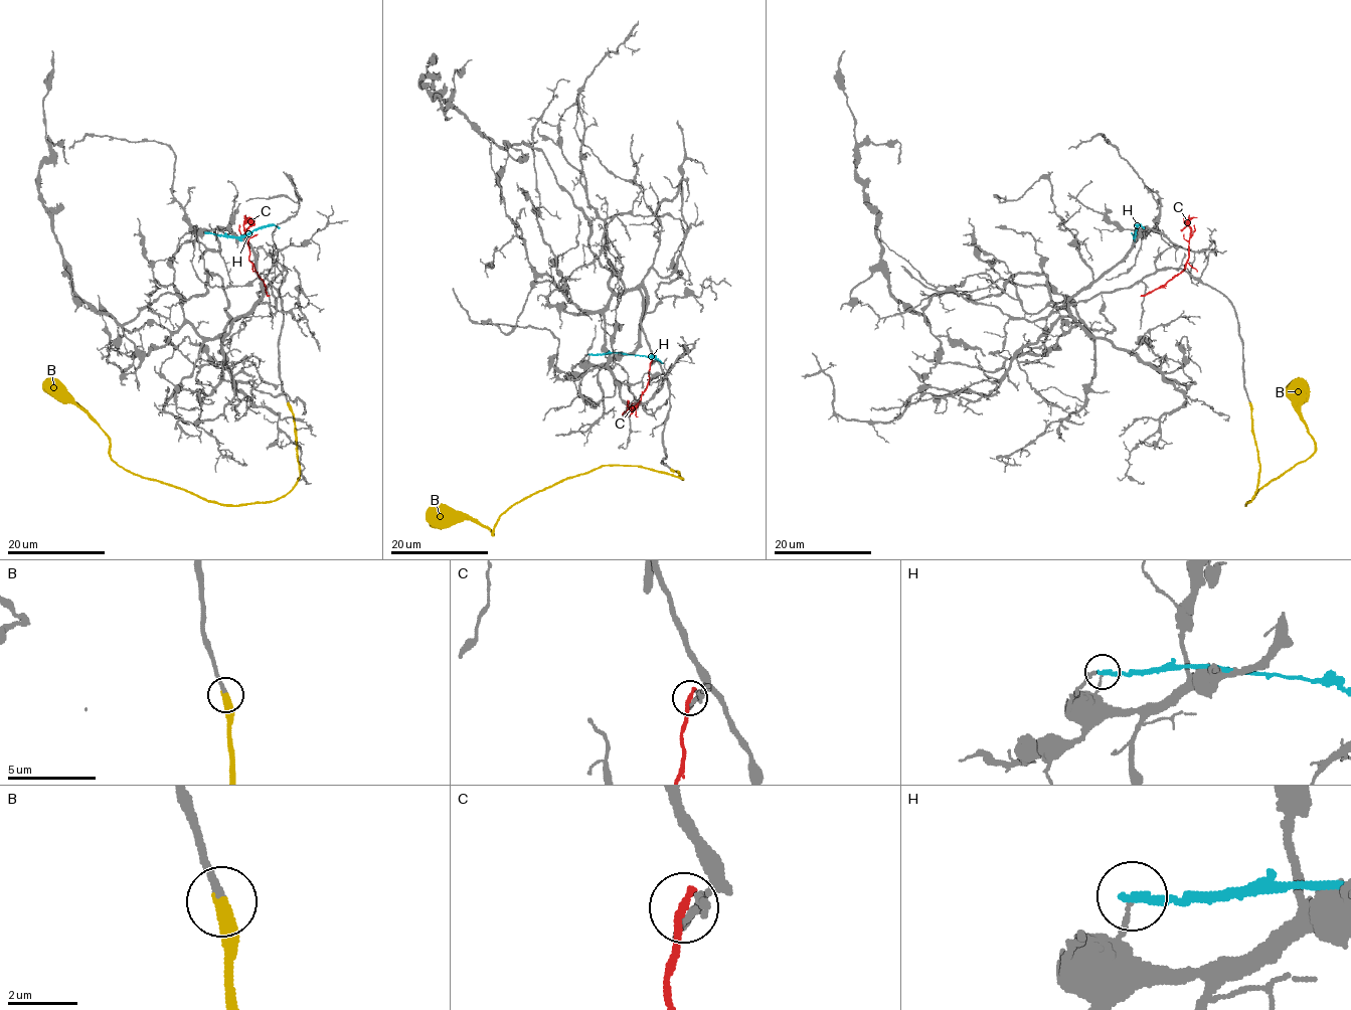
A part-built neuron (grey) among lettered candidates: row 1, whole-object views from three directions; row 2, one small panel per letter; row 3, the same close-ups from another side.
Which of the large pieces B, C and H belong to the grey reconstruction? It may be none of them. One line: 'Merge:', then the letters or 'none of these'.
Merge: B

